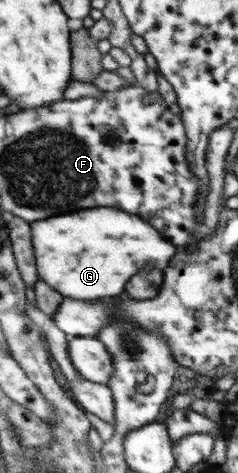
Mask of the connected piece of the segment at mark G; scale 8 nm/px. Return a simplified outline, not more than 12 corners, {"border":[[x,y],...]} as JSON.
{"border":[[113,207],[33,223],[41,279],[115,297],[181,251]]}

